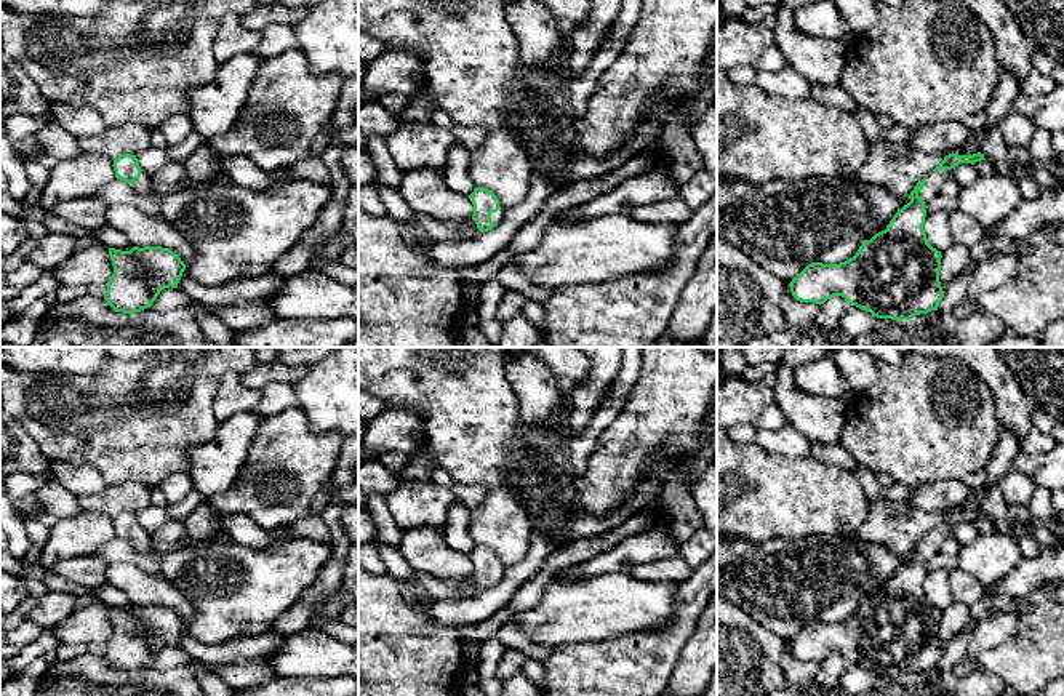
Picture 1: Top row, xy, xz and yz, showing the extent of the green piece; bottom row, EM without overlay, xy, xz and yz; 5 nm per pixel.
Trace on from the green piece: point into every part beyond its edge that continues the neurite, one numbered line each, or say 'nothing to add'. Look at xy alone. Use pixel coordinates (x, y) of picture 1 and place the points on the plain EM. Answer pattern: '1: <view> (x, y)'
1: xy (143, 544)

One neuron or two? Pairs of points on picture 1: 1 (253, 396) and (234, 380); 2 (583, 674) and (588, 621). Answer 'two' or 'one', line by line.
1: one
2: two

